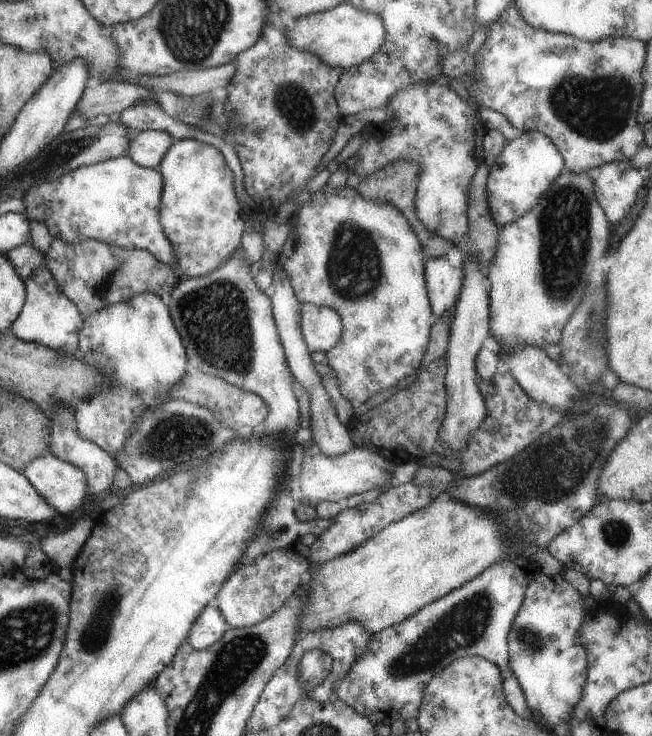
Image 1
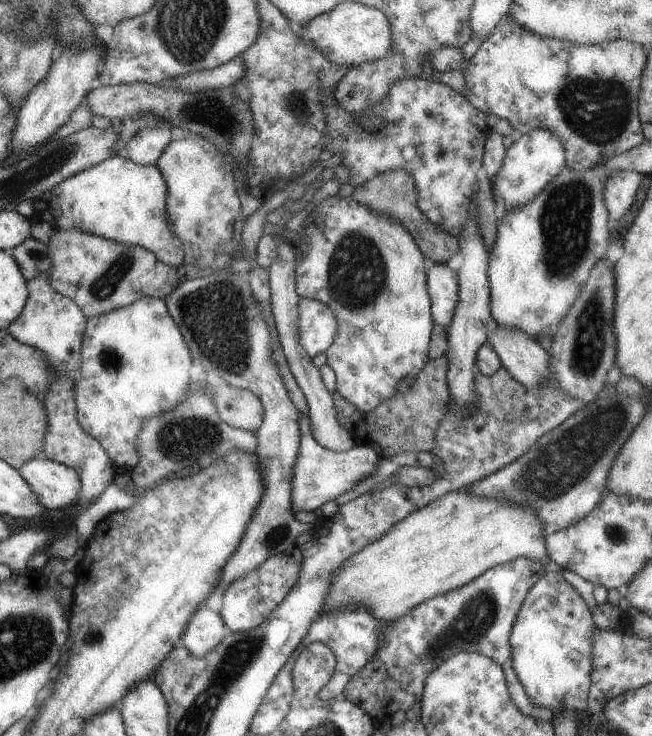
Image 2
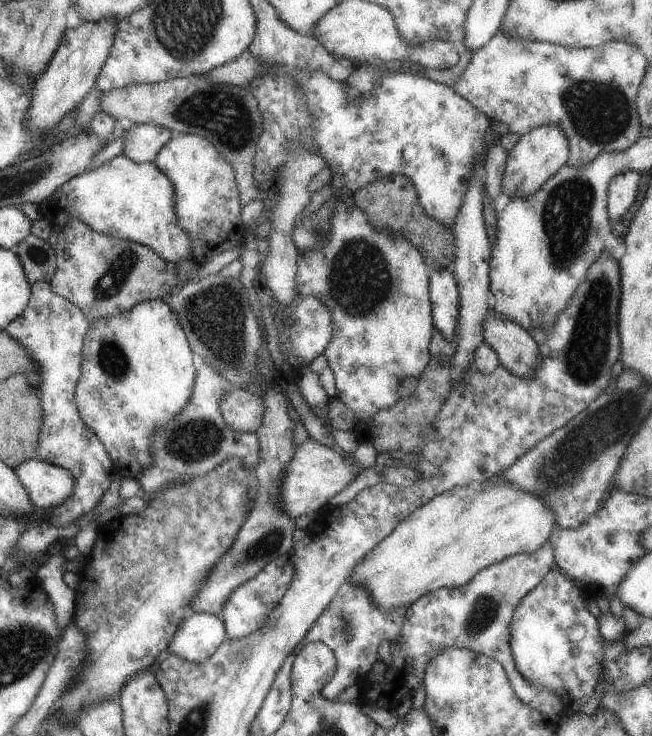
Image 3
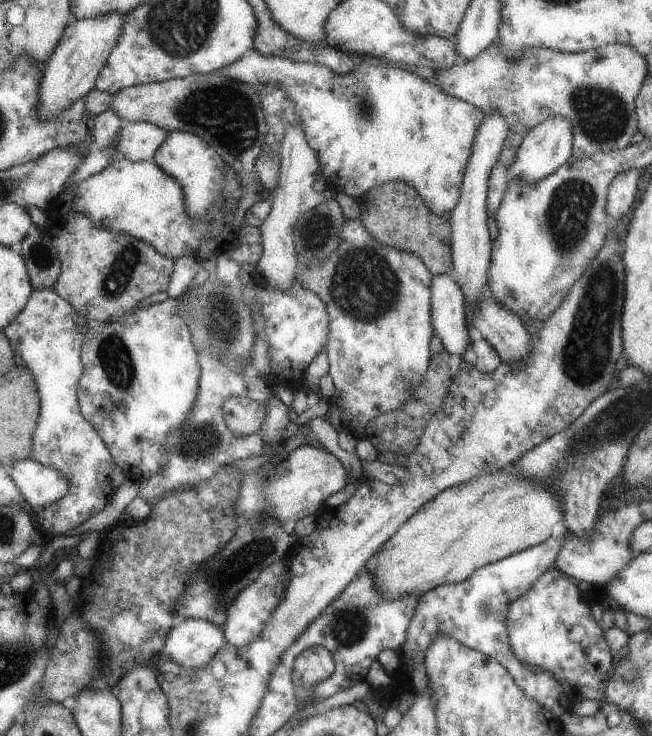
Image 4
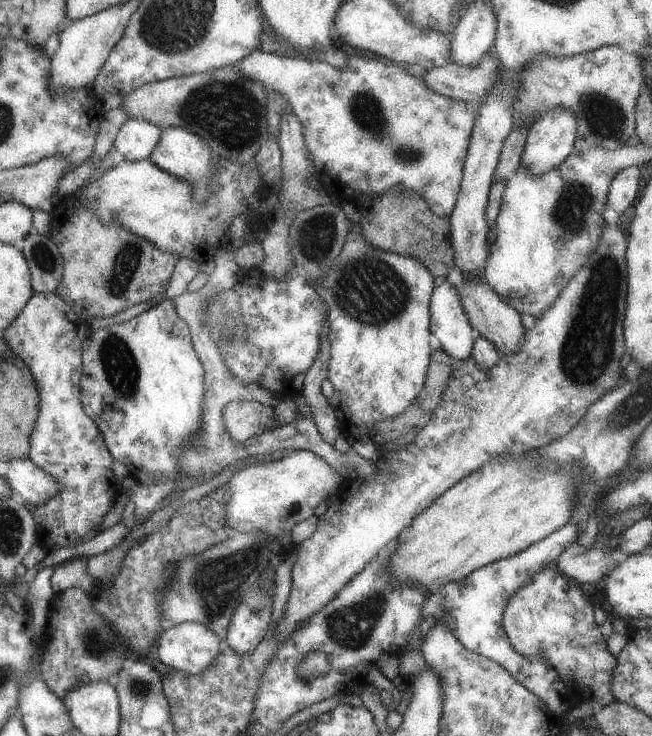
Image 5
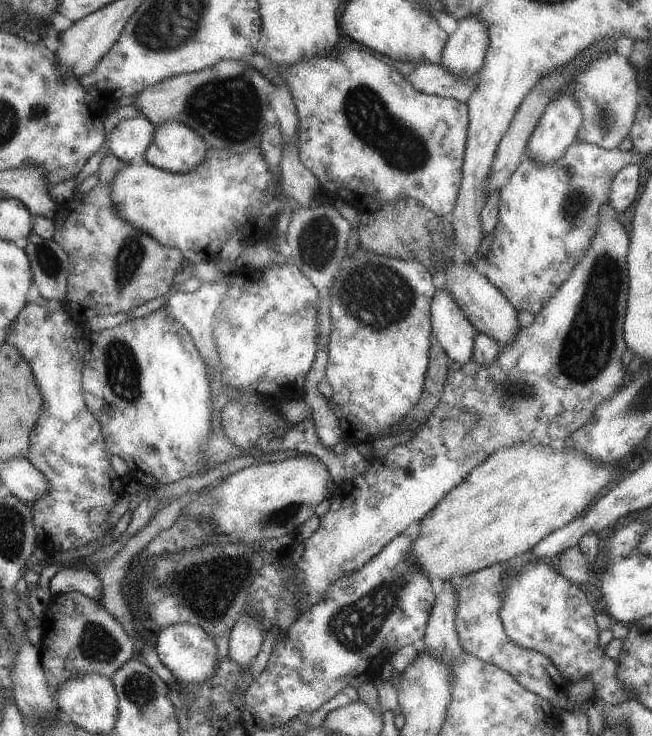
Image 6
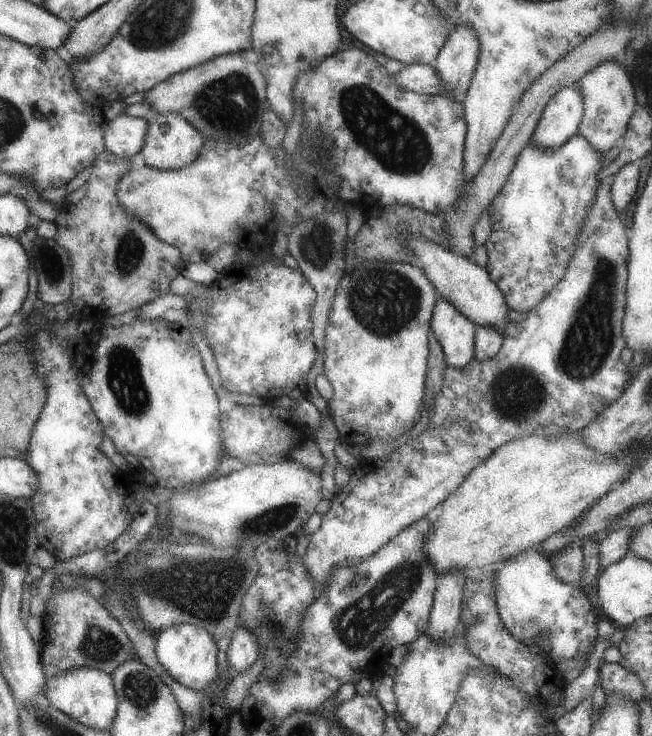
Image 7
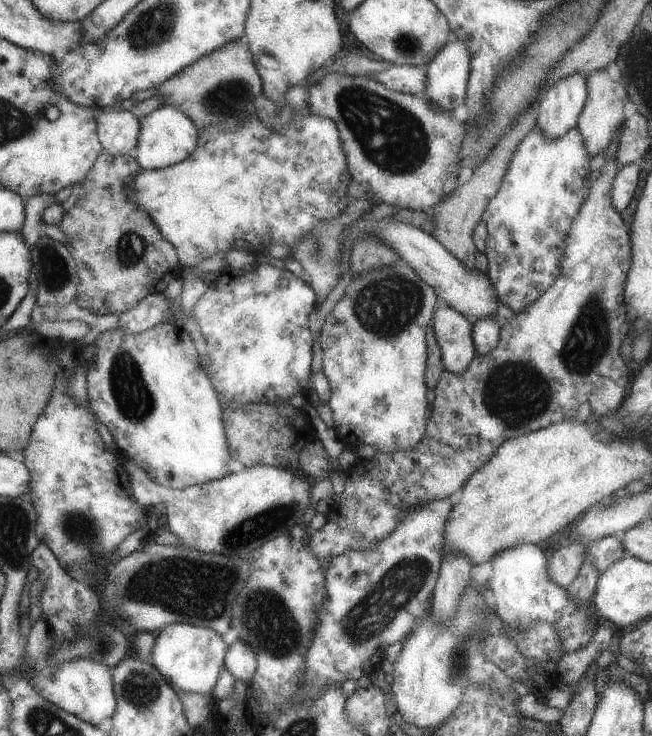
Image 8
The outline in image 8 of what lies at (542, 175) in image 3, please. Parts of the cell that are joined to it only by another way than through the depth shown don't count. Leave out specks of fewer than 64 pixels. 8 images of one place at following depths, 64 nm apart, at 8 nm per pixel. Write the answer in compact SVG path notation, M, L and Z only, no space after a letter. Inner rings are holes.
M580 72L560 78L534 106L536 126L544 138L564 138L568 130L576 128L588 94L586 78Z

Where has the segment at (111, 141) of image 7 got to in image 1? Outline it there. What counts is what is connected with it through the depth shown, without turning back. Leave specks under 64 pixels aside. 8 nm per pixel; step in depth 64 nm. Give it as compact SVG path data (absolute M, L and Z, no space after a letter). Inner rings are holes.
M146 129L130 142L126 155L140 166L156 170L172 145L172 137L167 132Z

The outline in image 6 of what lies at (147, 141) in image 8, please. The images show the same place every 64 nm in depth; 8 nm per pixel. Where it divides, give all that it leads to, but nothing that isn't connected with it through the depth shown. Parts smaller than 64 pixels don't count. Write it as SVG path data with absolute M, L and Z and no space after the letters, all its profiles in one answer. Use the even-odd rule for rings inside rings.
M171 120L155 124L155 128L152 146L144 154L148 165L182 174L204 162L209 144L190 126Z

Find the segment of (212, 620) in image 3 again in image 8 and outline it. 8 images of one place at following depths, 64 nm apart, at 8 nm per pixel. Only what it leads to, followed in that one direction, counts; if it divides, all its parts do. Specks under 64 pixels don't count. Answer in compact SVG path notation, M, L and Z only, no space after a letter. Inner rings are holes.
M170 624L157 634L150 664L155 666L175 692L211 696L218 681L229 645L218 632L191 624Z

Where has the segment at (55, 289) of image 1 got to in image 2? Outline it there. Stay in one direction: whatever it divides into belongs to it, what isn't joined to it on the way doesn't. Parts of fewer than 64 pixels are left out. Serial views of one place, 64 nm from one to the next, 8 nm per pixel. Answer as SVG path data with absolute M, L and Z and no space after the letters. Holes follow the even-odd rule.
M42 272L36 278L28 280L26 284L29 292L26 304L20 316L8 326L7 330L18 342L40 350L48 366L52 366L52 386L48 386L43 402L48 426L40 457L54 460L79 472L80 498L76 503L78 507L88 506L112 484L116 466L100 446L100 442L80 428L76 416L74 387L80 379L80 348L87 318L71 298L57 293L52 288L49 273Z

